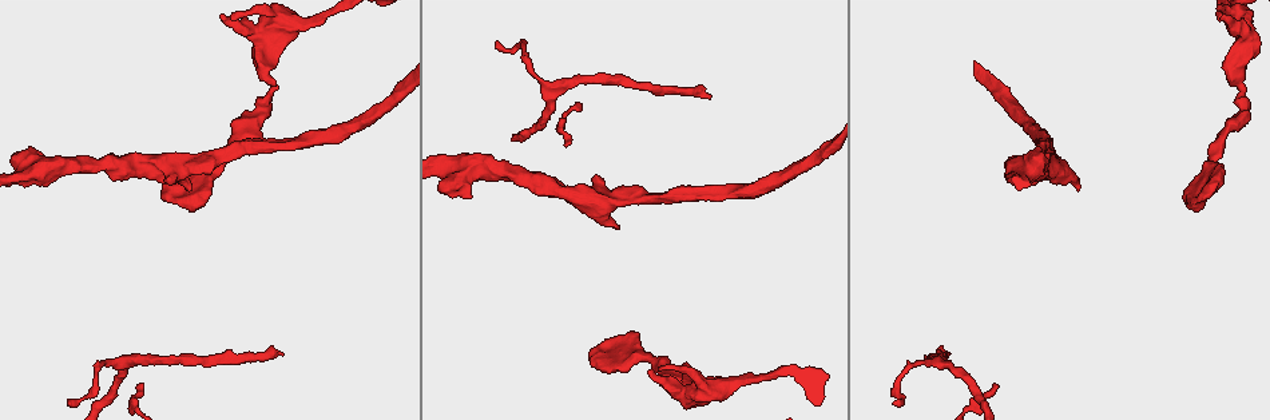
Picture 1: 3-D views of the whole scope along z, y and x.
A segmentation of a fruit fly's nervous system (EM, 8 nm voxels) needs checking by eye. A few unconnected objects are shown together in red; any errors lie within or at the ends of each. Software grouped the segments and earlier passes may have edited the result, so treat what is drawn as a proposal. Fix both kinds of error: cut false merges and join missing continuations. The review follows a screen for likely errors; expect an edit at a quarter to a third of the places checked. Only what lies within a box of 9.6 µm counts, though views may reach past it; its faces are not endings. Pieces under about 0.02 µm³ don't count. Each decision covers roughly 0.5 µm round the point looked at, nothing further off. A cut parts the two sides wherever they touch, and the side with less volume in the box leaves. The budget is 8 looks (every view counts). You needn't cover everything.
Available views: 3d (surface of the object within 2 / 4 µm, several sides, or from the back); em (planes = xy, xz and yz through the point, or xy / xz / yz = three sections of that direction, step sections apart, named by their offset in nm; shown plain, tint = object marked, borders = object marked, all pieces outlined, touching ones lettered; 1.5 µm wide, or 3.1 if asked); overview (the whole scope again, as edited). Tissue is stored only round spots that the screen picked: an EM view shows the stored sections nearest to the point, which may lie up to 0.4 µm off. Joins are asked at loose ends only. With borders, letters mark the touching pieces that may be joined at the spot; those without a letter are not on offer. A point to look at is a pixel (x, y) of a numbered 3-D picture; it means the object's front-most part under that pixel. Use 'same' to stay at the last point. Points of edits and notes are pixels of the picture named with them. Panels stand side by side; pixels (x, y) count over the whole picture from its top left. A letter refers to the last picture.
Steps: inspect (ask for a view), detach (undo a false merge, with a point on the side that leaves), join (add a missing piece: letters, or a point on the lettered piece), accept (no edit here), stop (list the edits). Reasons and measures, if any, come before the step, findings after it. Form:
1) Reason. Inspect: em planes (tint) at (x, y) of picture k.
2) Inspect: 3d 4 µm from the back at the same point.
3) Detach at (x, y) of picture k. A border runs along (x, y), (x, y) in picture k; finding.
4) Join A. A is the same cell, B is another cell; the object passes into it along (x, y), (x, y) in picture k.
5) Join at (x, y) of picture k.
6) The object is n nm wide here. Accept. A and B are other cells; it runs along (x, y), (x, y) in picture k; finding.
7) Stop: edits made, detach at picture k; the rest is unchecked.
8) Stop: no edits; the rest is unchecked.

Free end. Inspect: 3d 2 µm at (1077, 190) of picture 1.

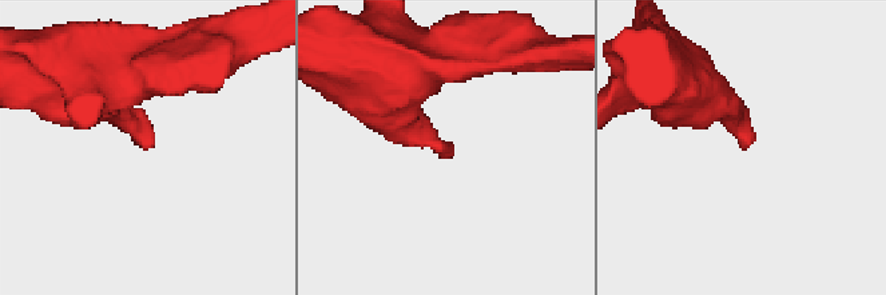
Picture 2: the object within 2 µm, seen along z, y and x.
Inspect: em yz step 8 (borders) at (448, 144) of picture 2.

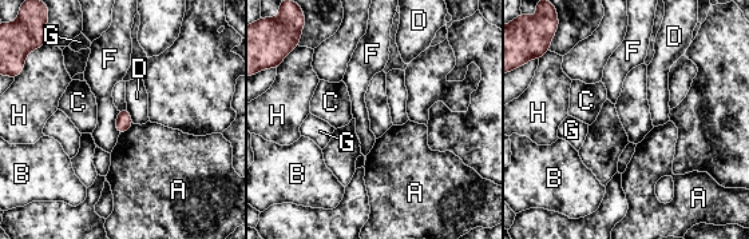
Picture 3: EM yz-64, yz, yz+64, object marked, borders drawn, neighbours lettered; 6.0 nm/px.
The longest contact is with F, 140 nm. Accept. A, B, C, D, F, G and H are other cells; a border runs along (119, 111), (117, 120), (118, 134) in picture 3; no lettered piece goes on from it.

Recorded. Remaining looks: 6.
Closes a loop. Inspect: 3d 4 µm from the back at (165, 200) of picture 1.

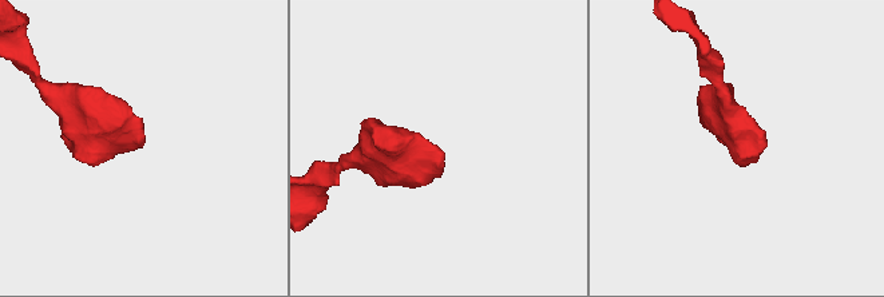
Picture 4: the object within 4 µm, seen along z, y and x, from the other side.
Need the tissue. Inspect: em yz step 4 (tint) at (433, 148) of picture 4.

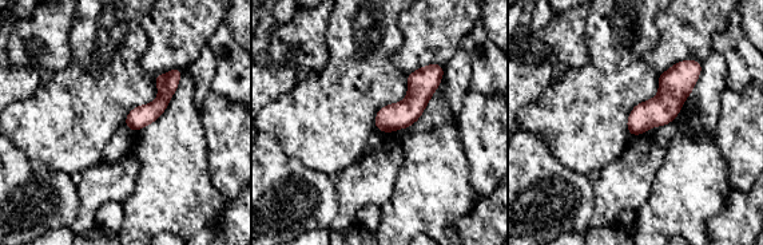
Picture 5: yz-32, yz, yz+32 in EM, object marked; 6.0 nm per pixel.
What lies round it. Inspect: em yz step 4 (borders) at the same point.

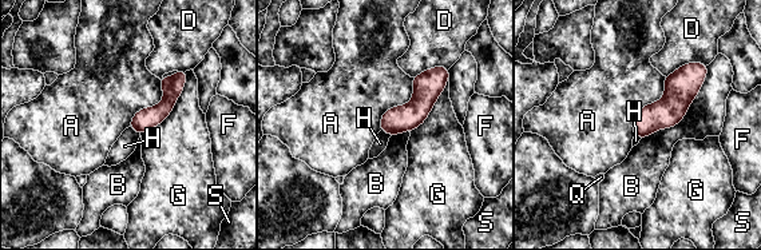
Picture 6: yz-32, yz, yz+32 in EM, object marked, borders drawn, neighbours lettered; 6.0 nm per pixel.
The object is 130 nm wide here. Accept. A, B, D, F, G, H, Q and S are other cells; one cell here.

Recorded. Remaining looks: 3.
Thick turns thin. Inspect: 3d 4 µm from the back at (271, 87) of picture 1.

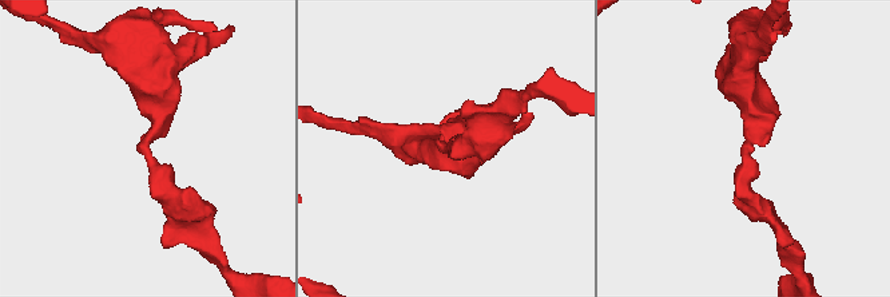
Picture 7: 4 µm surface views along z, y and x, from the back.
The arms are 280, 400 nm wide; need the tissue. Inspect: em planes (tint) at (445, 144) of picture 7.

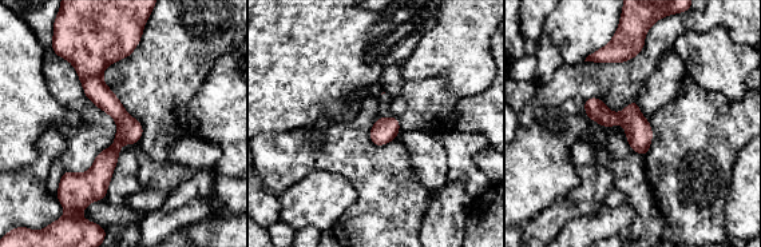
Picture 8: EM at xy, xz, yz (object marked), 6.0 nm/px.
Inspect: em planes (borders) at the same point.

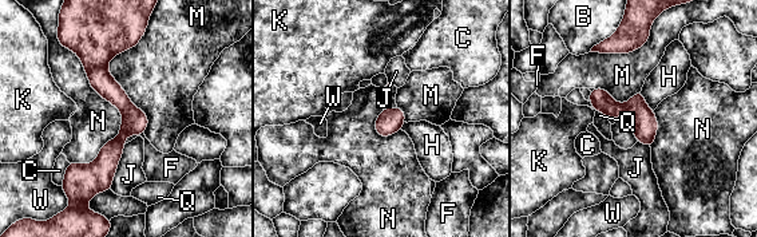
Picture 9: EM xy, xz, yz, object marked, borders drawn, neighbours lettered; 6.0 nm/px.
The object is 140 nm wide here. Accept. B, C, F, H, J, K, M, N, Q and W are other cells; all the same cell.

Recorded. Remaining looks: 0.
Stop: no edits; the rest is unchecked.

